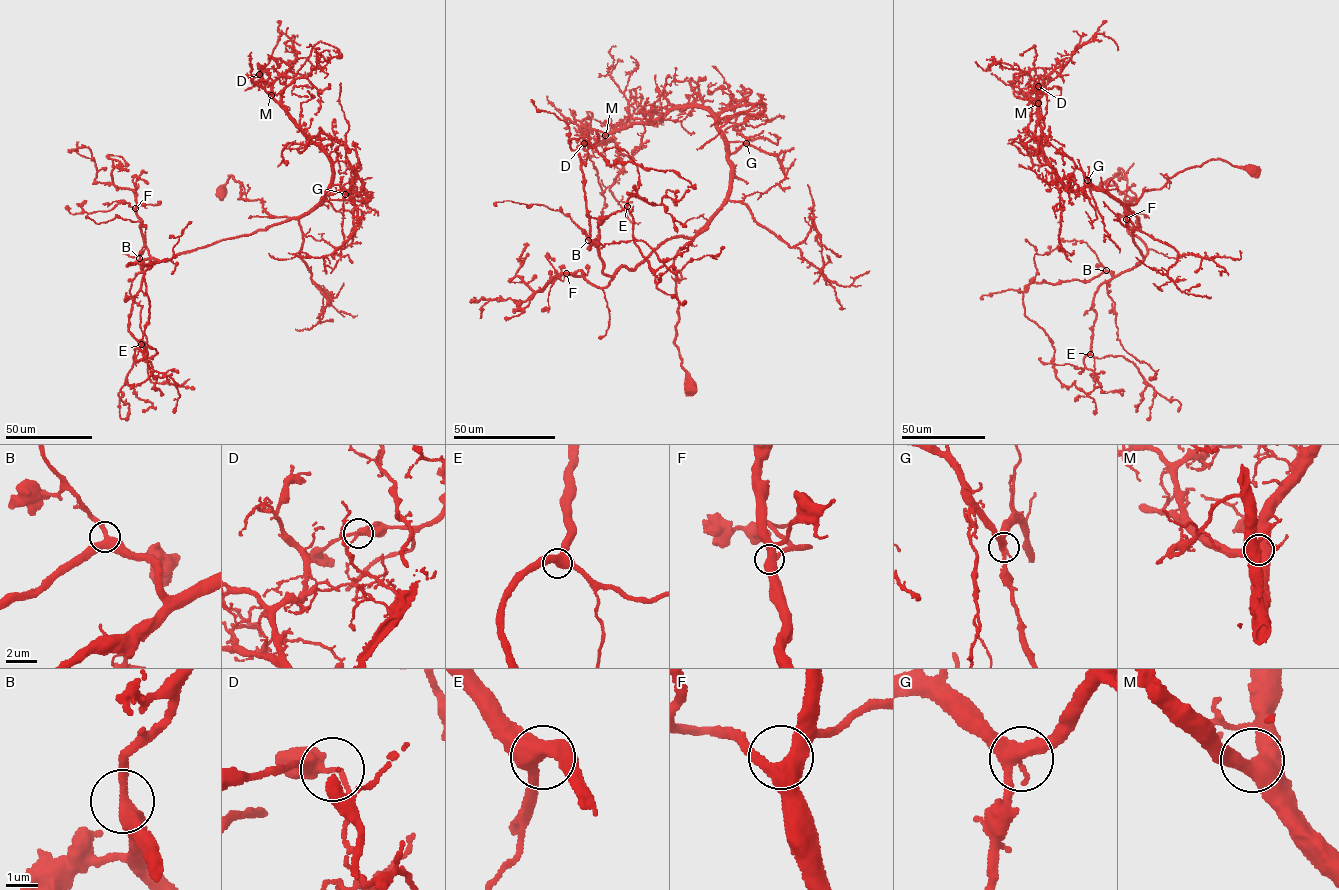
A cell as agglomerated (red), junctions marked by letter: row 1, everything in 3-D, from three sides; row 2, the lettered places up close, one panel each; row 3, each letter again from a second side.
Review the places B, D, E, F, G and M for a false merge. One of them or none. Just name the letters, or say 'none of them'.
D

